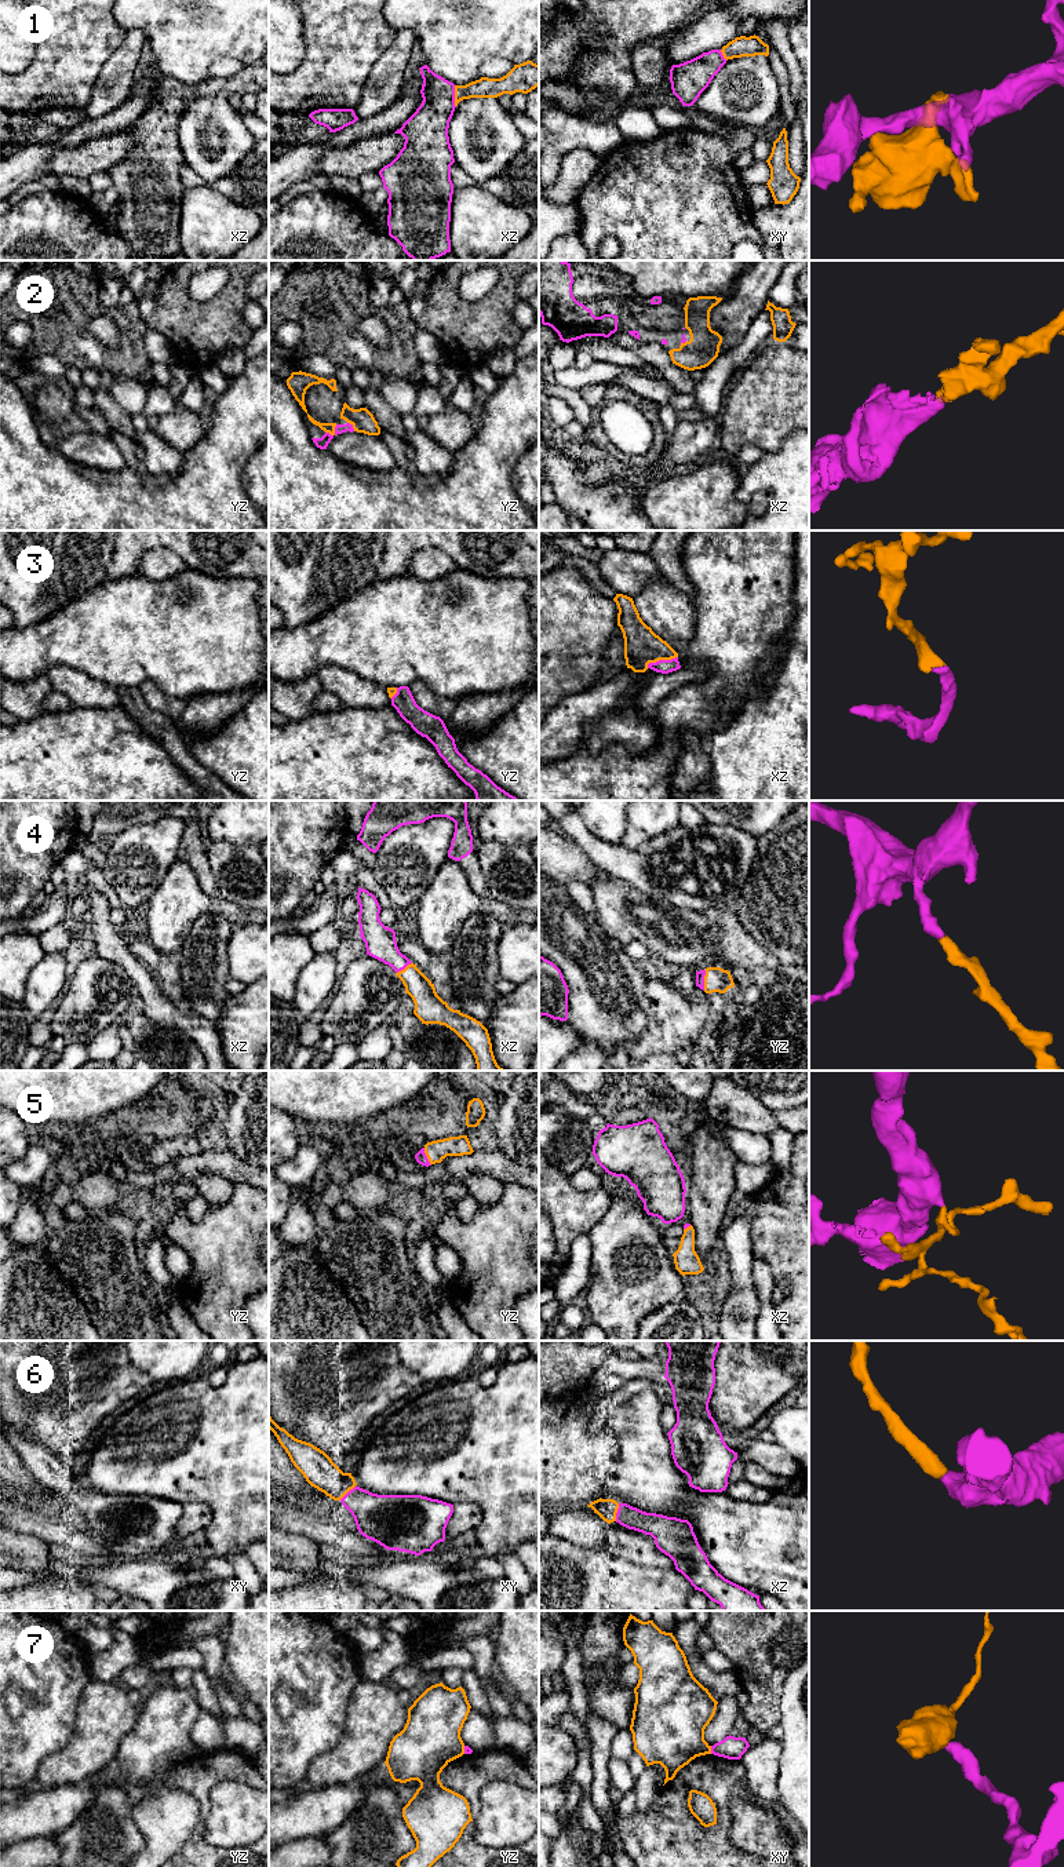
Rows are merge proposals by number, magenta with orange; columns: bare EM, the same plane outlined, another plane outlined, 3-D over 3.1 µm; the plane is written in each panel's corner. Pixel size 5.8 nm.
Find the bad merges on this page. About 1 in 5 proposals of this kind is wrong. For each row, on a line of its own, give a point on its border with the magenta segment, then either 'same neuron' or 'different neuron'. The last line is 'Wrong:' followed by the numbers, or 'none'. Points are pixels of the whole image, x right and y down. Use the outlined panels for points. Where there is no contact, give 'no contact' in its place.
1: contact xz (454, 97); same neuron
2: contact yz (335, 433); same neuron
3: contact xz (660, 660); same neuron
4: contact yz (703, 980); same neuron
5: contact yz (426, 1156); same neuron
6: contact xz (618, 1512); same neuron
7: contact xy (711, 1750); different neuron
Wrong: 7

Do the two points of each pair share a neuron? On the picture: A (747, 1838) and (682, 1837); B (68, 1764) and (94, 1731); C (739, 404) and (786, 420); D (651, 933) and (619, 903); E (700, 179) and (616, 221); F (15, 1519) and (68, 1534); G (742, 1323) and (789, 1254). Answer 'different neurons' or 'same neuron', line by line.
A: different neurons
B: same neuron
C: same neuron
D: same neuron
E: same neuron
F: same neuron
G: different neurons

